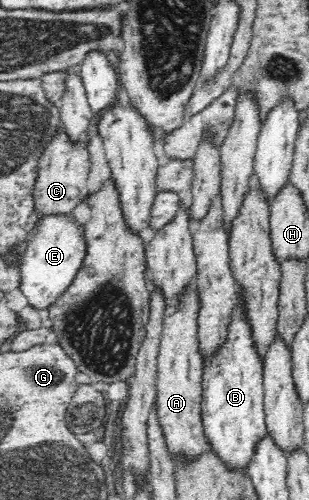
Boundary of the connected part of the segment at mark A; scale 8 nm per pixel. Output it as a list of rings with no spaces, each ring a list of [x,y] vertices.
[[[193,285],[182,296],[180,310],[172,313],[172,316],[166,316],[157,360],[154,411],[168,455],[174,463],[174,474],[178,469],[191,467],[204,454],[212,452],[201,419],[204,370],[198,353],[198,337],[196,337],[199,310],[197,300],[196,287]]]

